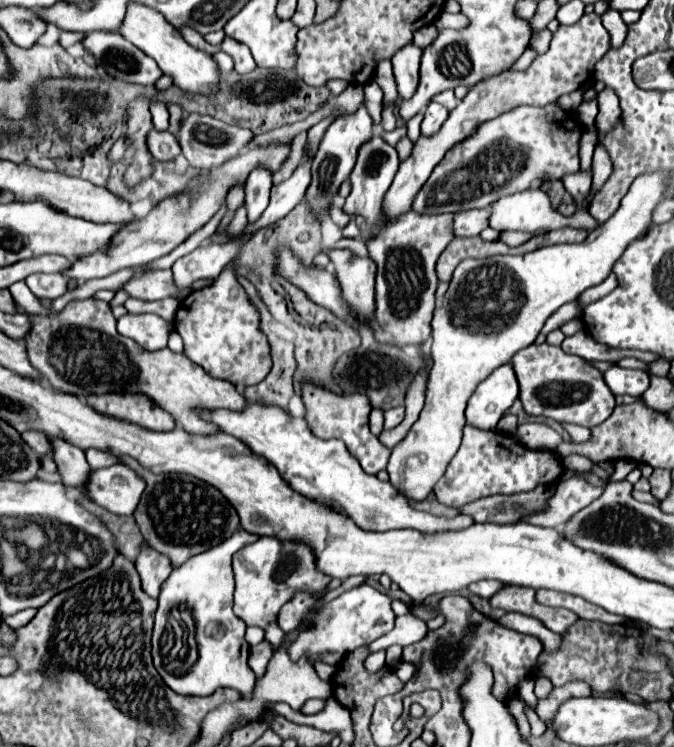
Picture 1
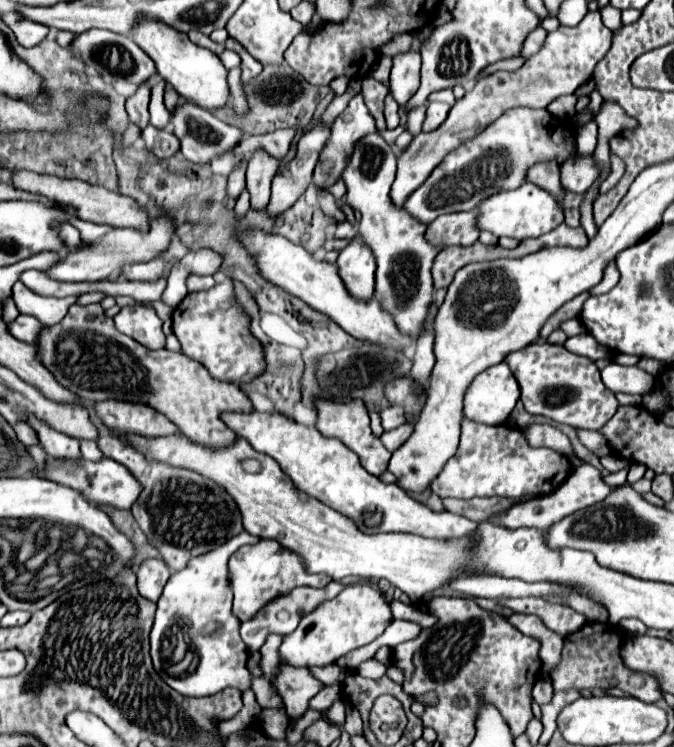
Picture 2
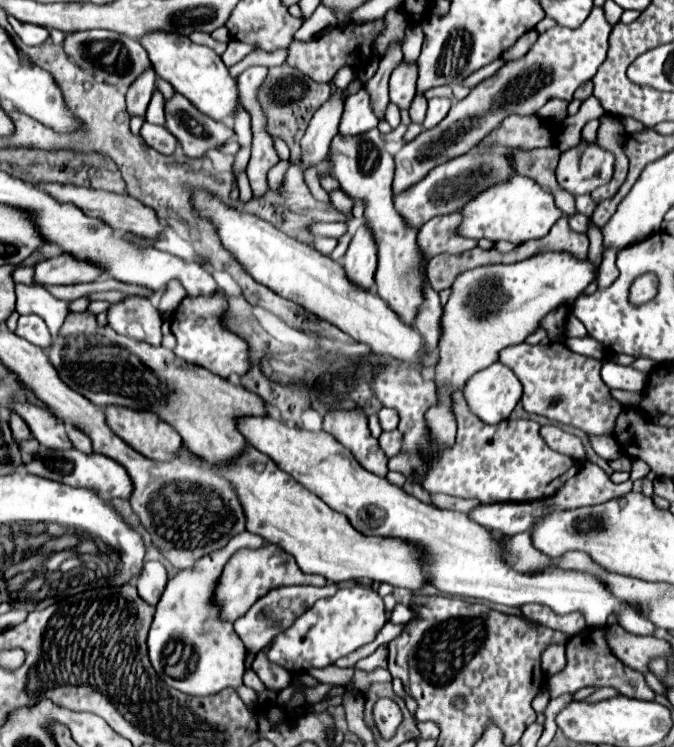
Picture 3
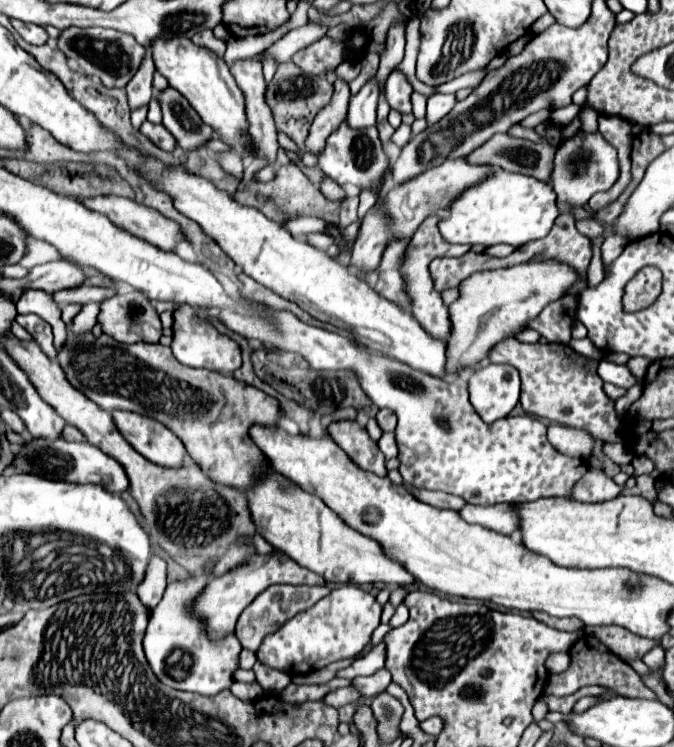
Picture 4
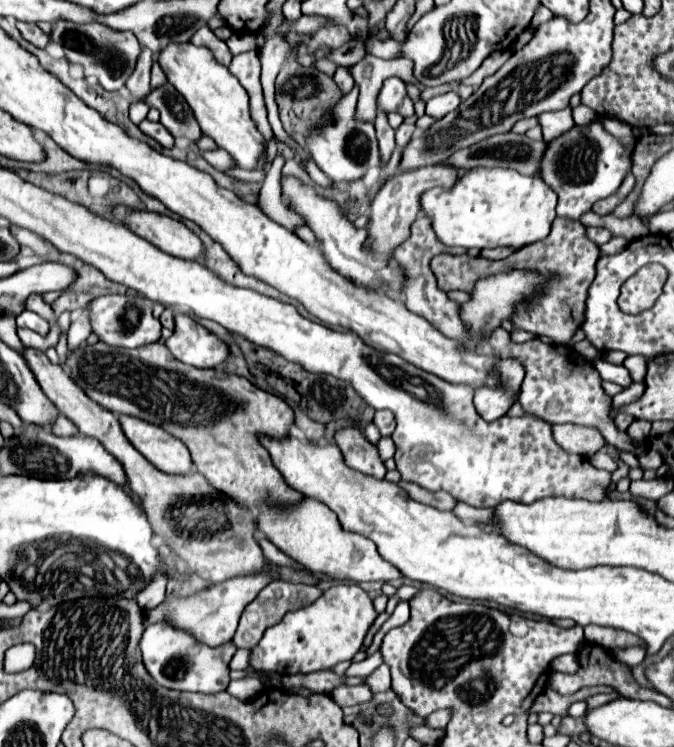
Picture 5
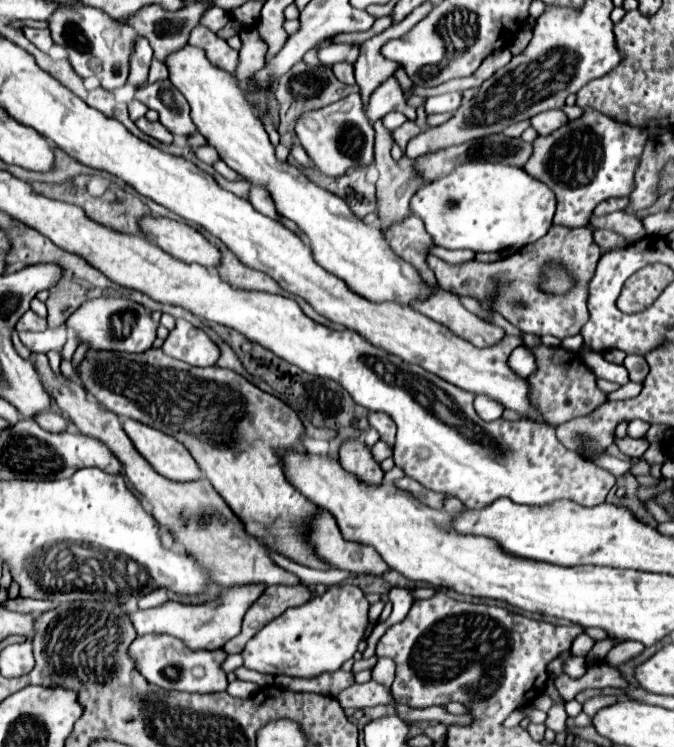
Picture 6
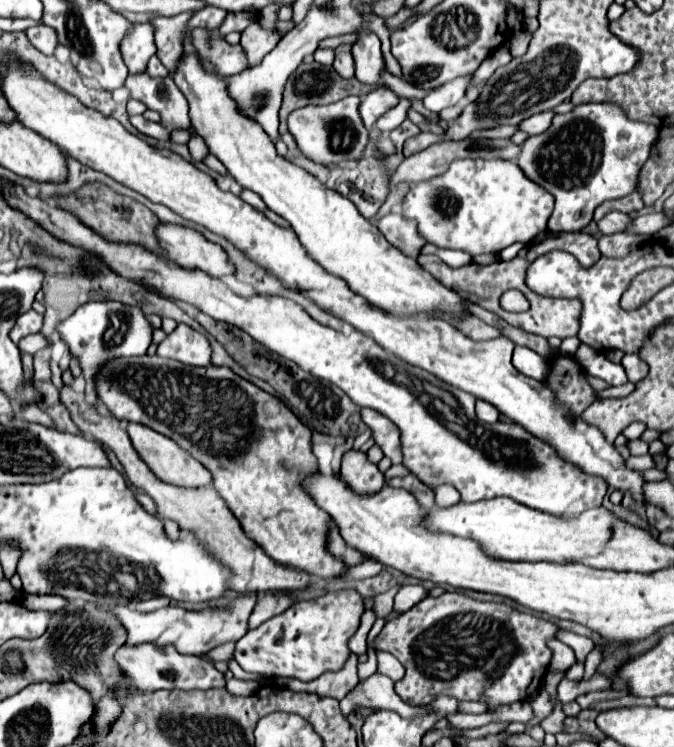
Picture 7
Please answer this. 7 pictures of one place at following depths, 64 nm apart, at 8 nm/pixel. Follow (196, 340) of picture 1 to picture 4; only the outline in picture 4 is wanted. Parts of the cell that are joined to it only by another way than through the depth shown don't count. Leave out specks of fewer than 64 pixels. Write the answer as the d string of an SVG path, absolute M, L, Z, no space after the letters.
M186 304L178 306L174 310L174 342L172 342L172 352L178 362L194 368L206 368L206 370L216 370L222 374L232 374L242 366L242 354L240 346L236 340L232 340L226 334L220 334L210 322L200 308L188 308Z

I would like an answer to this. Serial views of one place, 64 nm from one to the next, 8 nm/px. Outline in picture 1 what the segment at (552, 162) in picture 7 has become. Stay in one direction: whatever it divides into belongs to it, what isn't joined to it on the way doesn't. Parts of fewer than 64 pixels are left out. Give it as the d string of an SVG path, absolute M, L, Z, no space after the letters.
M576 172L576 174L568 174L562 178L566 190L572 194L576 206L582 206L582 202L590 196L590 180L592 180L592 172Z

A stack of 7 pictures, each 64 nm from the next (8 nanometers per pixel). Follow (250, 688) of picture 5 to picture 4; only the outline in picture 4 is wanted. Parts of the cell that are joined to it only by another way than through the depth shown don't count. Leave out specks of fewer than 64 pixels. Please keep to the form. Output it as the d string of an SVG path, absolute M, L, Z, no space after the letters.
M257 681L253 683L234 682L230 690L234 696L238 696L240 700L245 702L253 702L264 696L264 690Z

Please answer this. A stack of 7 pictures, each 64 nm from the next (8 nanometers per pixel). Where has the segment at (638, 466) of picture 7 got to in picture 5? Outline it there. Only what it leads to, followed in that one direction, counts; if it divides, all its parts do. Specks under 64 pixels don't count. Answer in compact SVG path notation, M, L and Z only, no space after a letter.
M597 452L590 457L589 461L595 468L606 470L610 473L614 472L618 467L617 460L613 459L607 454L600 452Z

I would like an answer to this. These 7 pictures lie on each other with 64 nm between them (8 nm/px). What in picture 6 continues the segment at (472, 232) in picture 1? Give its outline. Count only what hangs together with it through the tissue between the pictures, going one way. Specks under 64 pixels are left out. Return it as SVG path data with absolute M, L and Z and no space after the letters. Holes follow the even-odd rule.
M410 216L404 222L394 224L386 232L386 240L396 256L408 260L408 264L412 264L420 272L420 276L424 276L424 280L432 284L432 288L438 286L438 282L434 280L434 272L426 264L426 256L434 246L434 240L428 236L424 222L418 216ZM442 288L438 290L436 296L428 296L428 300L420 300L420 304L412 304L412 306L420 314L450 328L450 332L456 332L456 336L468 340L470 344L476 344L476 348L488 348L504 338L502 328L478 320L472 312L468 312L460 304L458 296ZM540 344L540 348L528 348L536 358L536 372L528 378L532 384L532 400L536 400L536 408L544 412L544 420L552 426L564 424L578 416L588 416L588 412L594 412L608 396L598 388L596 376L586 368L582 362L582 356L578 352L558 348L548 348ZM614 436L614 444L630 458L640 458L648 448L646 440L634 440L634 438L628 438L628 436L626 438L616 438Z

